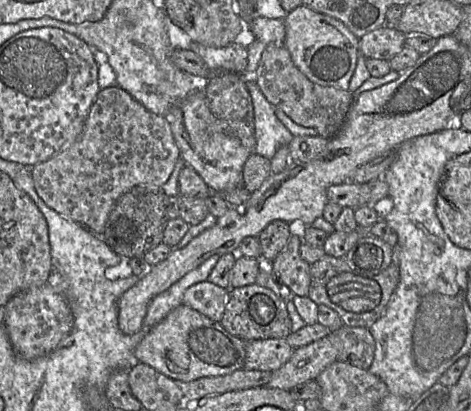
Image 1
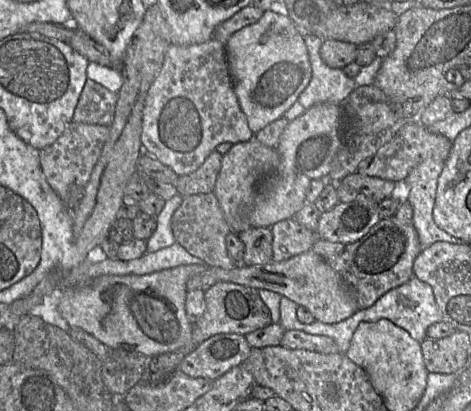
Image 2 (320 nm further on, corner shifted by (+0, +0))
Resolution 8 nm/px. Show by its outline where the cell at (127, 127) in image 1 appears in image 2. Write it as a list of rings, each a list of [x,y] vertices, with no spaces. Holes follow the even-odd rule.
[[[71,122],[62,135],[51,145],[40,150],[40,166],[48,184],[59,195],[65,205],[75,209],[83,198],[85,187],[102,149],[109,137],[107,125]]]

